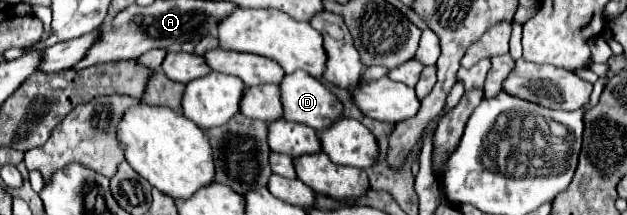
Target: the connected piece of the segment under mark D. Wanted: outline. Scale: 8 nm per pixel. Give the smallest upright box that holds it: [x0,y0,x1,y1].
[280,71,344,131]

